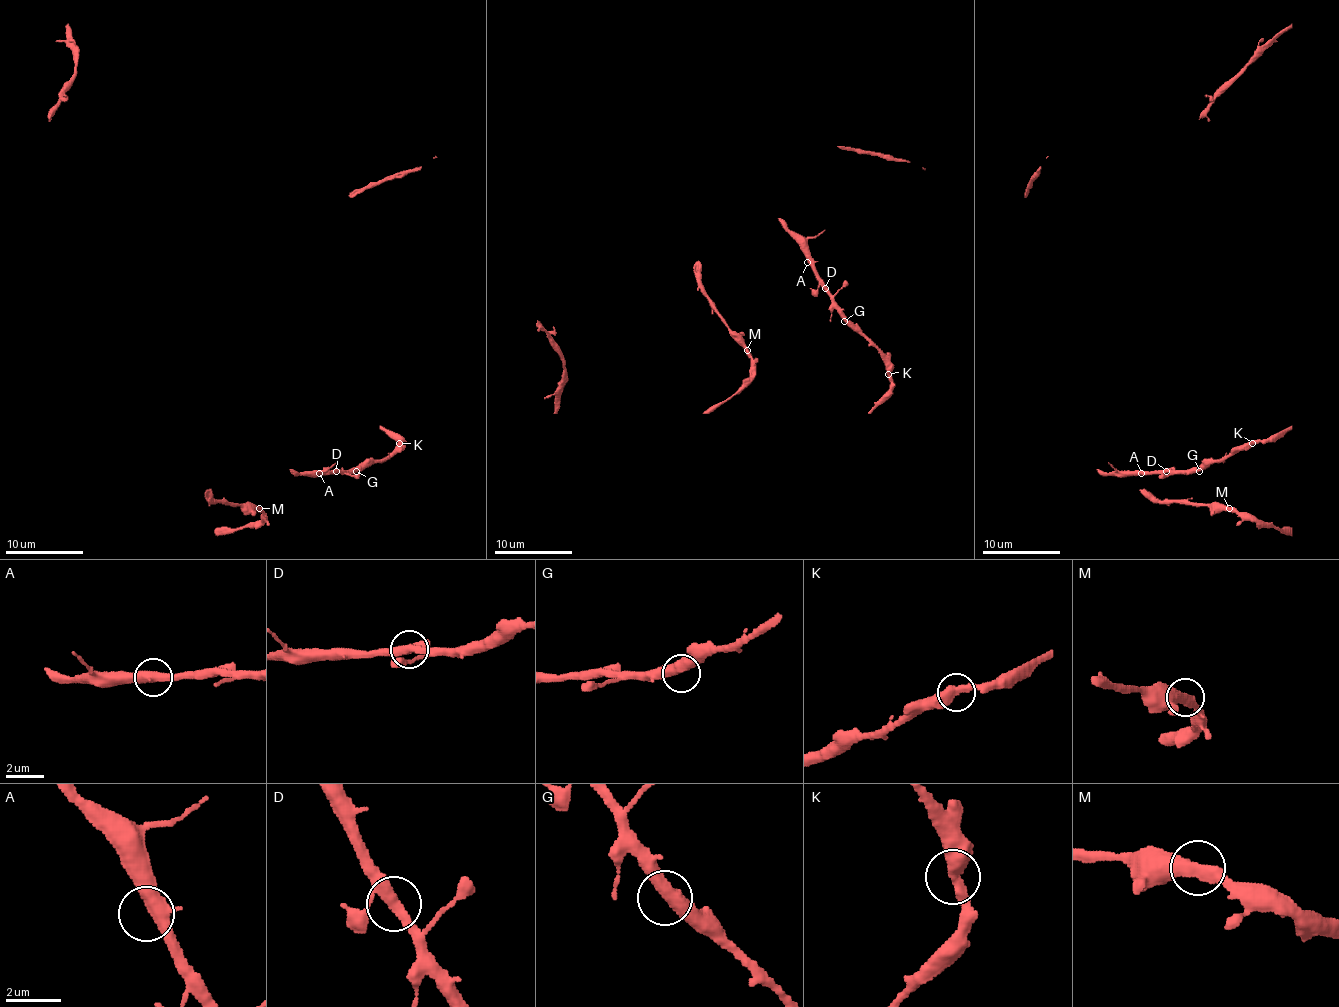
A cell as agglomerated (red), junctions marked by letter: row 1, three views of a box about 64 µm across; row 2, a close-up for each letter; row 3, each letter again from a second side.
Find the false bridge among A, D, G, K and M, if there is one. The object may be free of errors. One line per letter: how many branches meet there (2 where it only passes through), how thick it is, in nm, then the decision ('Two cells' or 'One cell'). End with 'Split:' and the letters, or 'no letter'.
A: Branches: 2. Thickness 480 nm. One cell
D: Branches: 3. Thickness 360 nm. One cell
G: Branches: 2. Thickness 480 nm. One cell
K: Branches: 2. Thickness 460 nm. One cell
M: Branches: 2. Thickness 440 nm. One cell
Split: no letter

